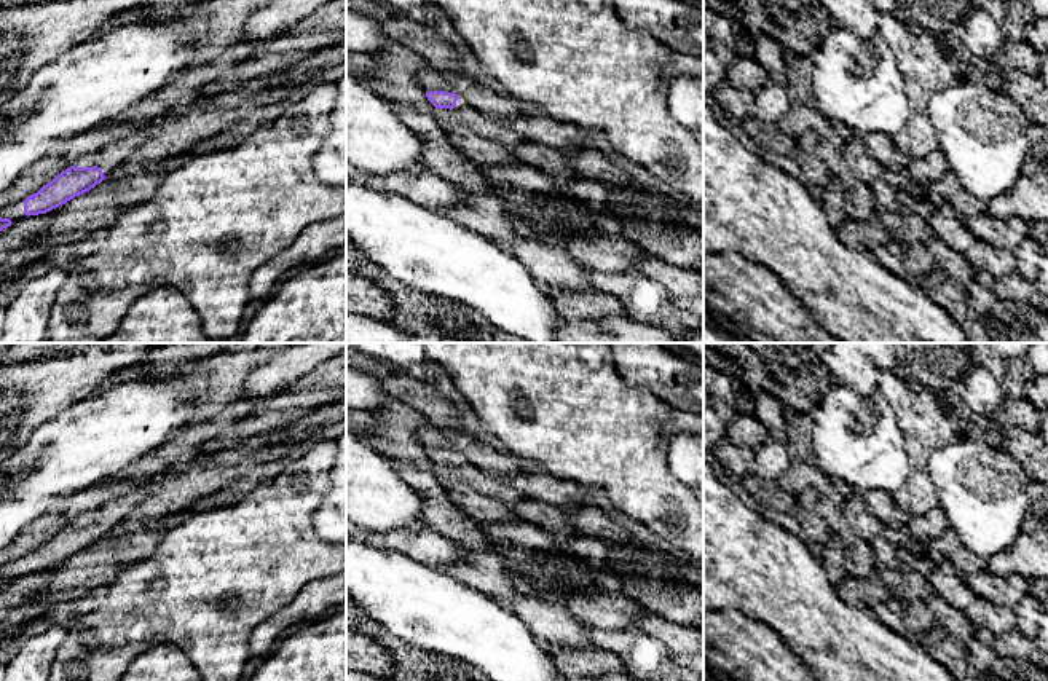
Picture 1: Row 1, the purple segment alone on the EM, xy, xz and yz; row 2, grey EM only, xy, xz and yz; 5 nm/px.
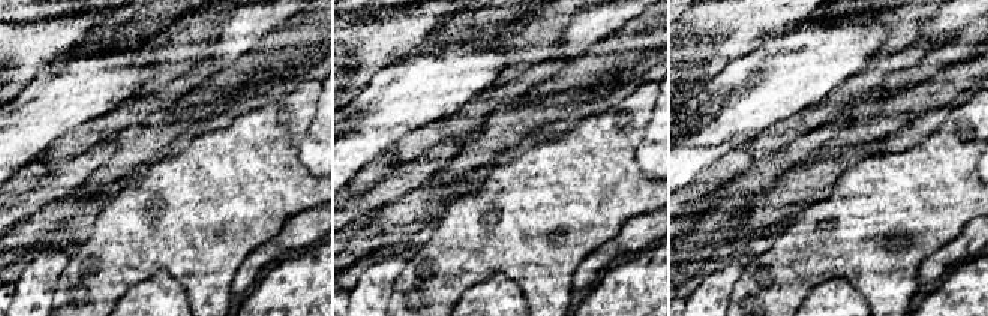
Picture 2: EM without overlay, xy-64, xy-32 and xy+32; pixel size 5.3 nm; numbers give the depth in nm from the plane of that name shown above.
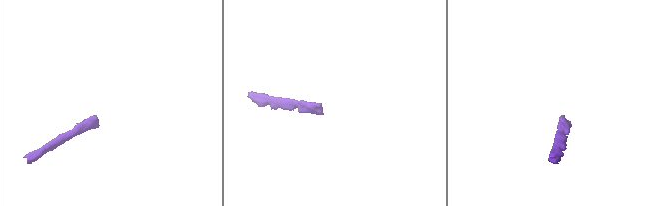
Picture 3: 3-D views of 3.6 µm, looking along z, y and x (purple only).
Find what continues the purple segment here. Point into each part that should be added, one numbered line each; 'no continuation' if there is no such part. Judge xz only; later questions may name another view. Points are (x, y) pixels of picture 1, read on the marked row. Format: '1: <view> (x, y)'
1: xz (463, 114)

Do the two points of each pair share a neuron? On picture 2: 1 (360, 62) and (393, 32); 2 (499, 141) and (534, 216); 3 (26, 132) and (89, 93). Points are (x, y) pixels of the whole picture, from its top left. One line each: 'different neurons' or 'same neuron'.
1: same neuron
2: different neurons
3: same neuron

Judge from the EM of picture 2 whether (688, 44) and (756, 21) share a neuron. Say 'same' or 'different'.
same

